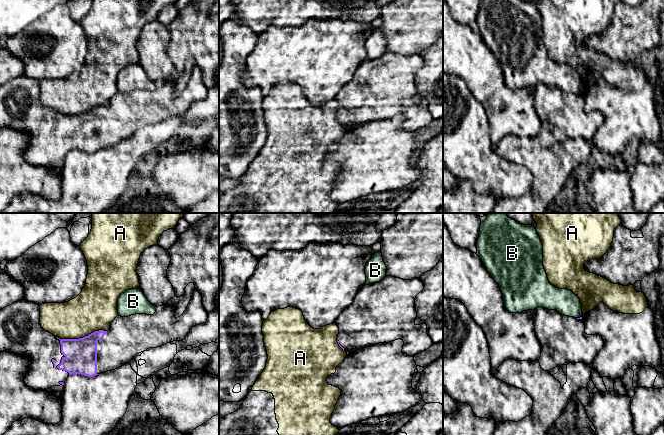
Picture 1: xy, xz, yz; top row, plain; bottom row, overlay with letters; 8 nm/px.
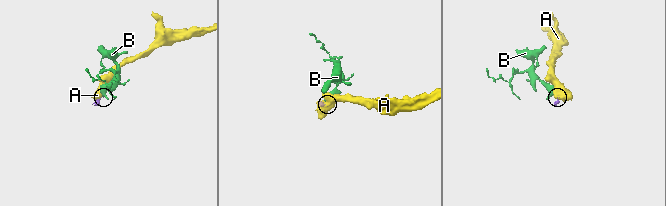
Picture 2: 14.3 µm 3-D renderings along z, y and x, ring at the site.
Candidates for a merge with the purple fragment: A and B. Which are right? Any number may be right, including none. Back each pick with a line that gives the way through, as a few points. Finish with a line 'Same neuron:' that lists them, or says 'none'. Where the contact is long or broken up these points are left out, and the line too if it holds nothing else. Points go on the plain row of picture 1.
Same neuron: none

